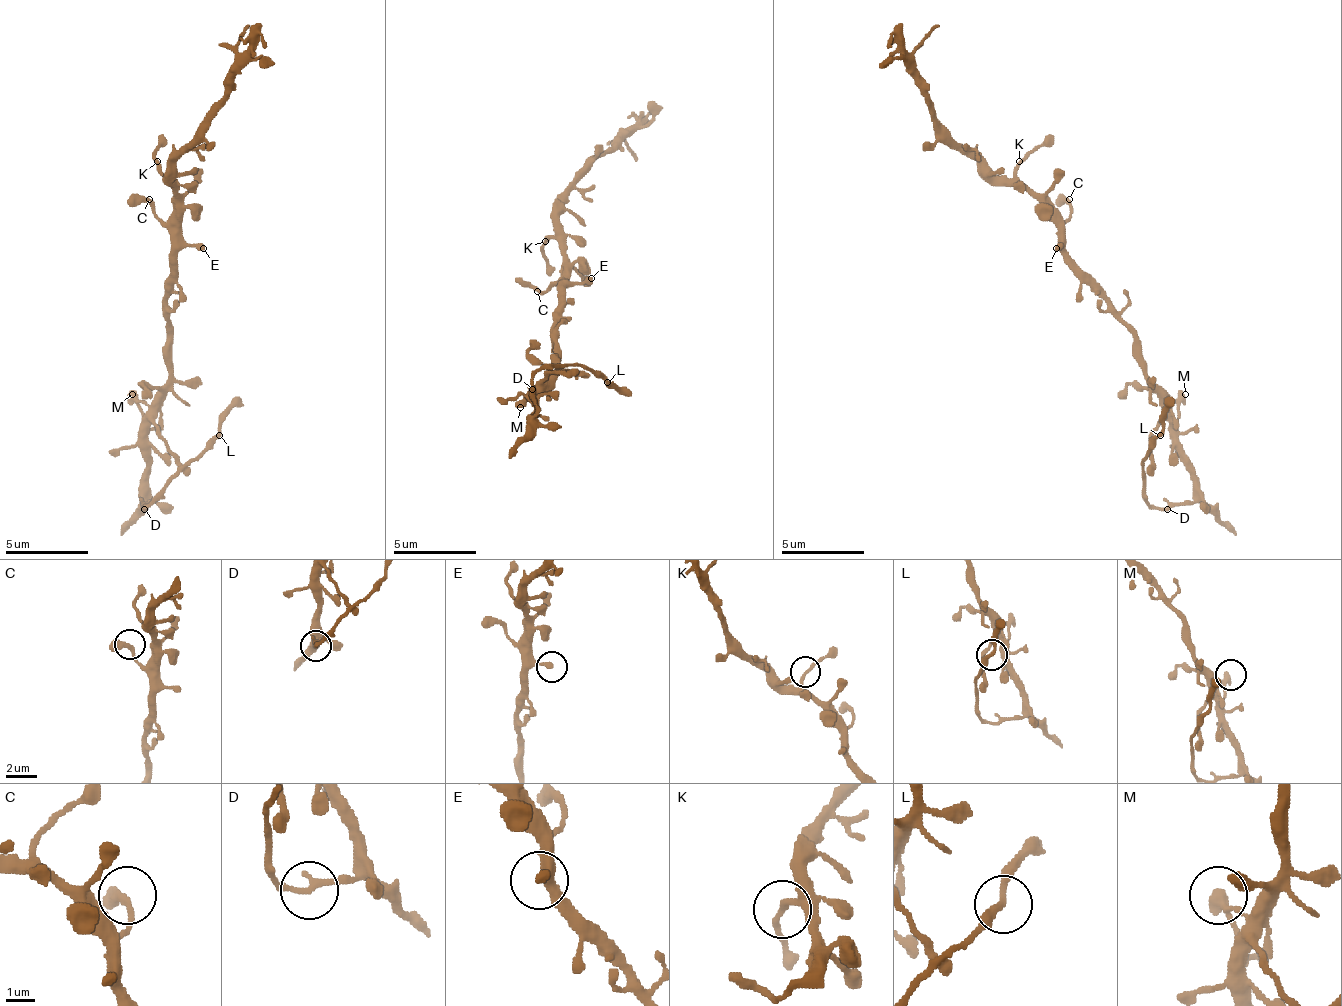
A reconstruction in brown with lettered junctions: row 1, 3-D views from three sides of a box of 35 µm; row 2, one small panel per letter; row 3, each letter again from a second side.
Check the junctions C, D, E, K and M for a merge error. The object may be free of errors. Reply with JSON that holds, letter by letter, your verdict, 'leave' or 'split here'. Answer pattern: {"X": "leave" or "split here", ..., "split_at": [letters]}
{"C": "leave", "D": "split here", "E": "leave", "K": "leave", "M": "leave", "split_at": ["D"]}

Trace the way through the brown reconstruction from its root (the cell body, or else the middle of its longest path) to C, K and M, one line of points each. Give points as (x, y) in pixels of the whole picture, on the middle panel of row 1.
C: (562, 295), (558, 287), (537, 291)
K: (562, 295), (562, 245), (554, 237), (545, 241)
M: (562, 295), (558, 366), (520, 407)

